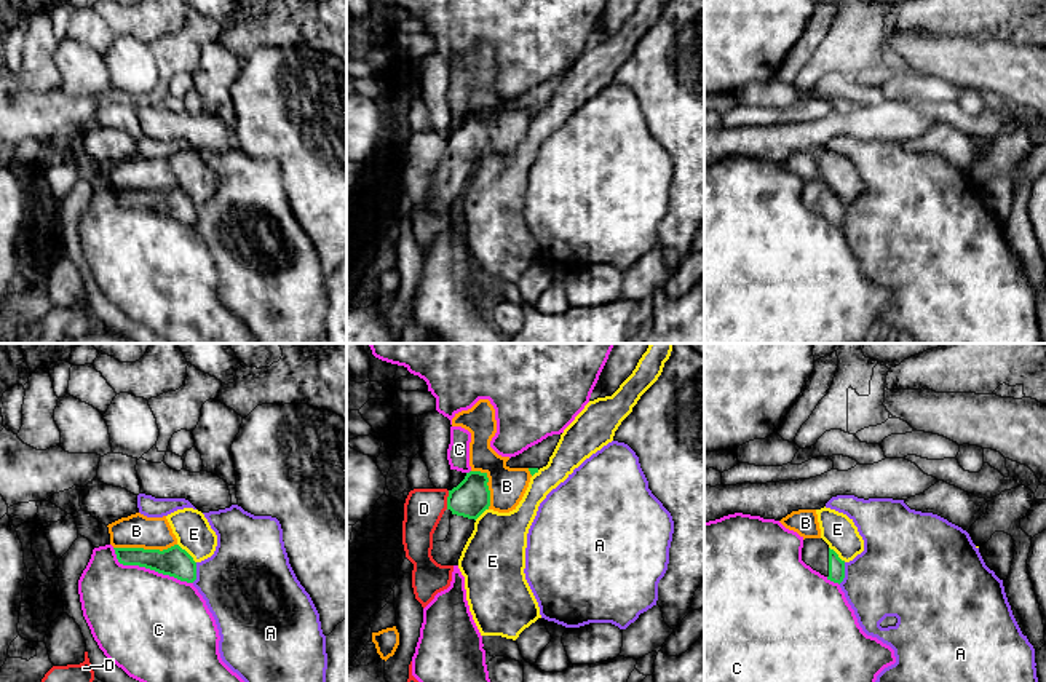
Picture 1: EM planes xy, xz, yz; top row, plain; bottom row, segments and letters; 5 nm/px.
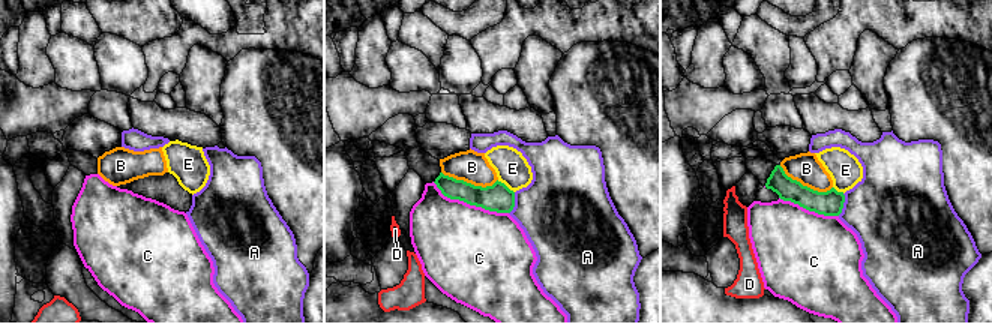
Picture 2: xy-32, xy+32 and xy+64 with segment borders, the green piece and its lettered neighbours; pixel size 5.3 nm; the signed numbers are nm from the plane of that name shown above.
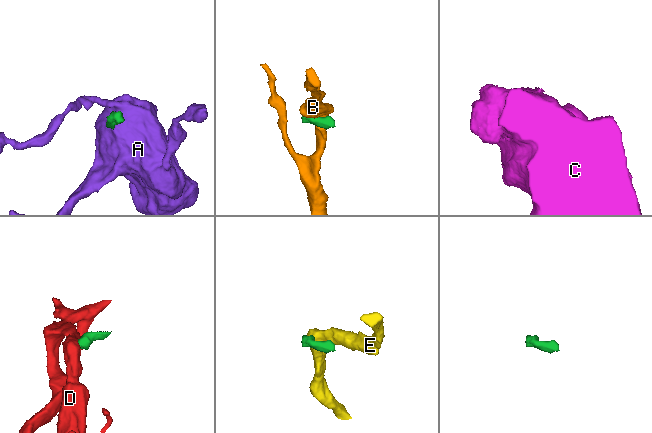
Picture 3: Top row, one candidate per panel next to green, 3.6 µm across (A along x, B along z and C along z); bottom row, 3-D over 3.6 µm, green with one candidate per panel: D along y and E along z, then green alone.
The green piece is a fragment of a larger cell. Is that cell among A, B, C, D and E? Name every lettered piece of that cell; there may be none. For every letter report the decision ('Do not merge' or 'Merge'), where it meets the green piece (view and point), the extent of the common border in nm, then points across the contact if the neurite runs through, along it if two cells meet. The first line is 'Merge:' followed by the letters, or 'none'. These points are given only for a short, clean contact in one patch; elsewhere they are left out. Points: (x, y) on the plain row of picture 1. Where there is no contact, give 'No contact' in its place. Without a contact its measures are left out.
Merge: none
A: Do not merge. Touches green at yz (843, 216). Shared border 120 nm. Boundary: yz (845, 205), (845, 219), (839, 226)
B: Do not merge. Touches green at xy (144, 192). Shared border 320 nm. Boundary: xy (176, 186), (162, 192), (114, 190)
C: Do not merge. Touches green at xy (149, 210). Shared border 440 nm
D: Do not merge. Touches green at xz (447, 142). Shared border 100 nm. Boundary: xz (449, 133), (446, 150)
E: Do not merge. Touches green at xy (187, 195). Shared border 140 nm

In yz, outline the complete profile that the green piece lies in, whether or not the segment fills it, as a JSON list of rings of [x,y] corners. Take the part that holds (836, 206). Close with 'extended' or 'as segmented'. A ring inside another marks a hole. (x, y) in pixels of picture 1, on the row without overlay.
[[[805,180],[802,203],[834,225],[845,220],[845,203],[822,180]]]; extended

